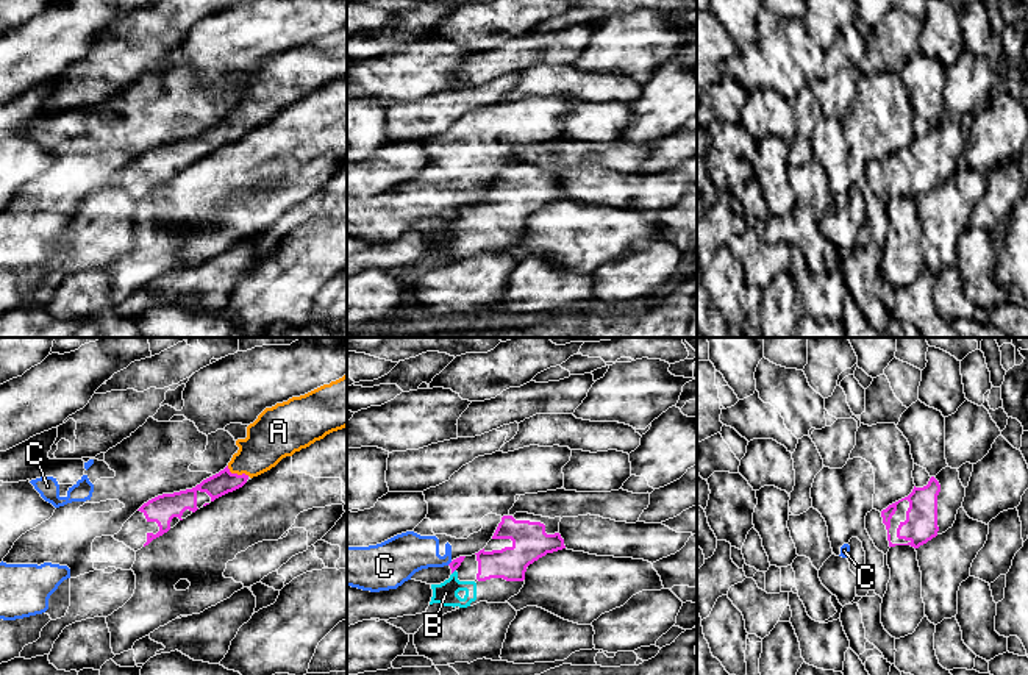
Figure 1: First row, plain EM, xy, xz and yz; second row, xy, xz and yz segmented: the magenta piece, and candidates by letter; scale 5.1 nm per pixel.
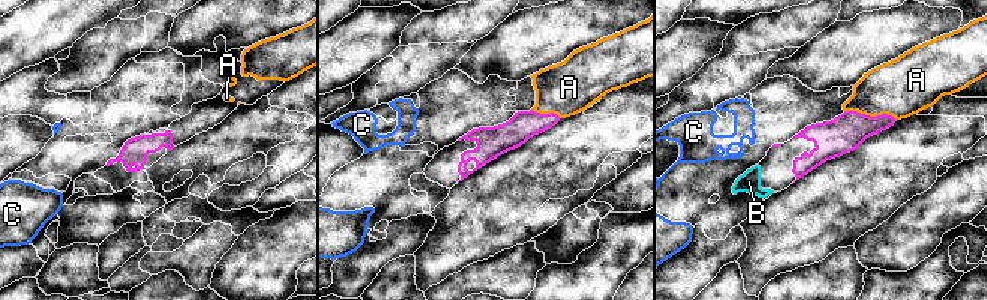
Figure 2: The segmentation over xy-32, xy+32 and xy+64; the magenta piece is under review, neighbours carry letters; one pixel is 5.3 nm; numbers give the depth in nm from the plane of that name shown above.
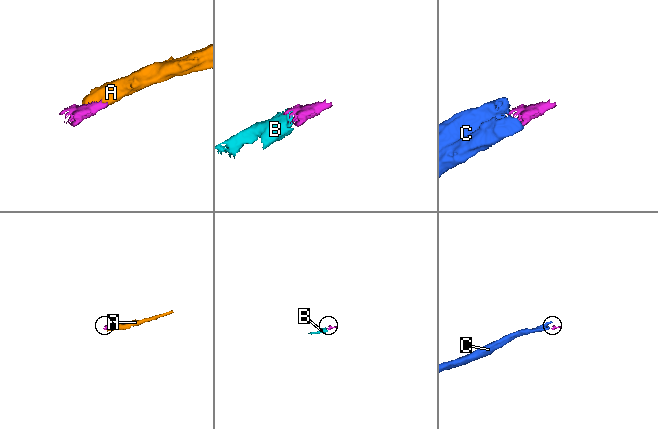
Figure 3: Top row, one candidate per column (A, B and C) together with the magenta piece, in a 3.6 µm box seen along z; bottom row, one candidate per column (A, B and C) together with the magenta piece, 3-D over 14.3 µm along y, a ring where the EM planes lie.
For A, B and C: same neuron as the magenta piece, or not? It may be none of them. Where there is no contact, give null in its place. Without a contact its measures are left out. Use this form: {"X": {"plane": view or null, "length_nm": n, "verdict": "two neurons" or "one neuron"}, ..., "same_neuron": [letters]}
{"A": {"plane": "xy", "length_nm": 130, "verdict": "one neuron"}, "B": {"plane": "xz", "length_nm": 40, "verdict": "one neuron"}, "C": {"plane": "xz", "length_nm": 40, "verdict": "two neurons"}, "same_neuron": ["A", "B"]}

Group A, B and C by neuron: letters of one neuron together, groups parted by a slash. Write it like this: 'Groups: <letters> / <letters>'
Groups: A B / C

